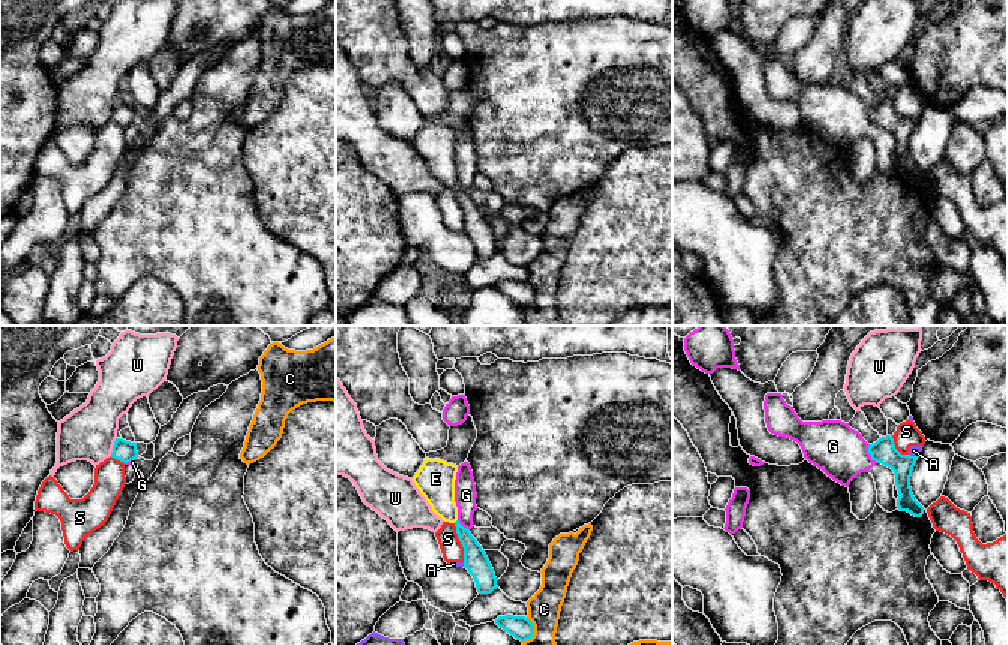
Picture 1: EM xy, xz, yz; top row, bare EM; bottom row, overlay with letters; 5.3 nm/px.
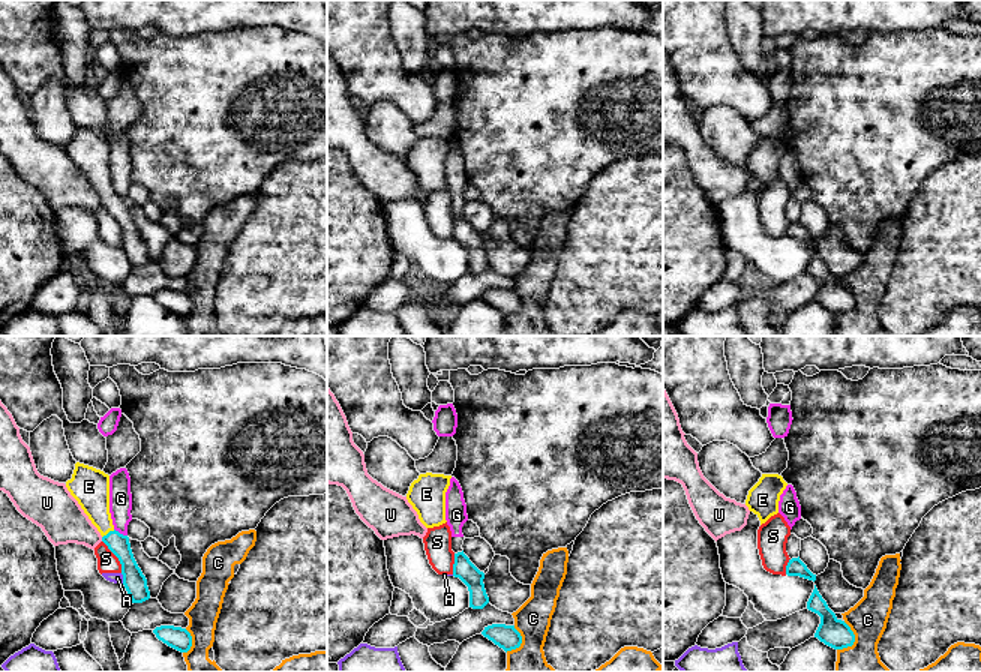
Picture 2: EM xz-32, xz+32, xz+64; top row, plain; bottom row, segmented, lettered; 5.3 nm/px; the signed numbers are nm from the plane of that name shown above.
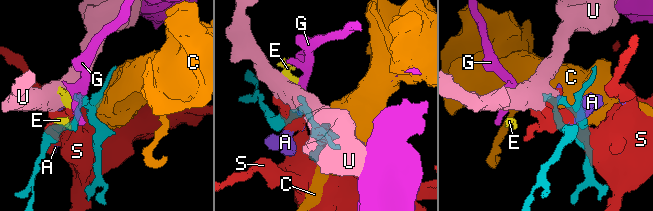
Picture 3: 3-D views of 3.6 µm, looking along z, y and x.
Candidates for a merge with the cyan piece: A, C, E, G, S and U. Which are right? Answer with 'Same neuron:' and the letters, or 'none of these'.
Same neuron: E

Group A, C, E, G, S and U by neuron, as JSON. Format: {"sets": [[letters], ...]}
{"sets": [["A", "S"], ["C"], ["E"], ["G"], ["U"]]}

